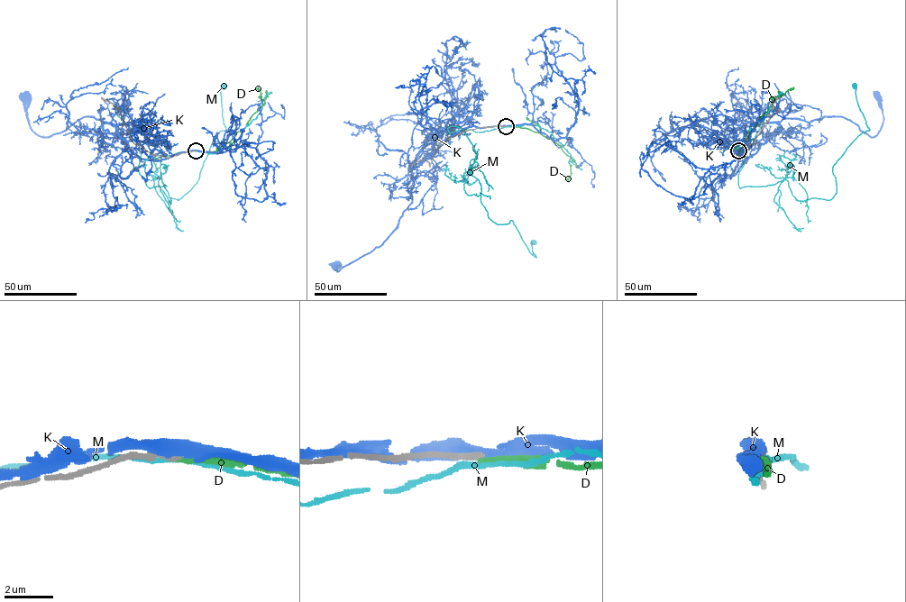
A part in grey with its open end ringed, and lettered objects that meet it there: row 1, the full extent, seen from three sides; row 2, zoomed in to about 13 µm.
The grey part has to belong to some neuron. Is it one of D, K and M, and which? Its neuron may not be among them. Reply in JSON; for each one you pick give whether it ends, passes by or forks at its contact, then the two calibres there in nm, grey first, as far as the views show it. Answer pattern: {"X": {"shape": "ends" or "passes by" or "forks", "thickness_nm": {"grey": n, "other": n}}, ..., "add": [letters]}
{"add": []}

